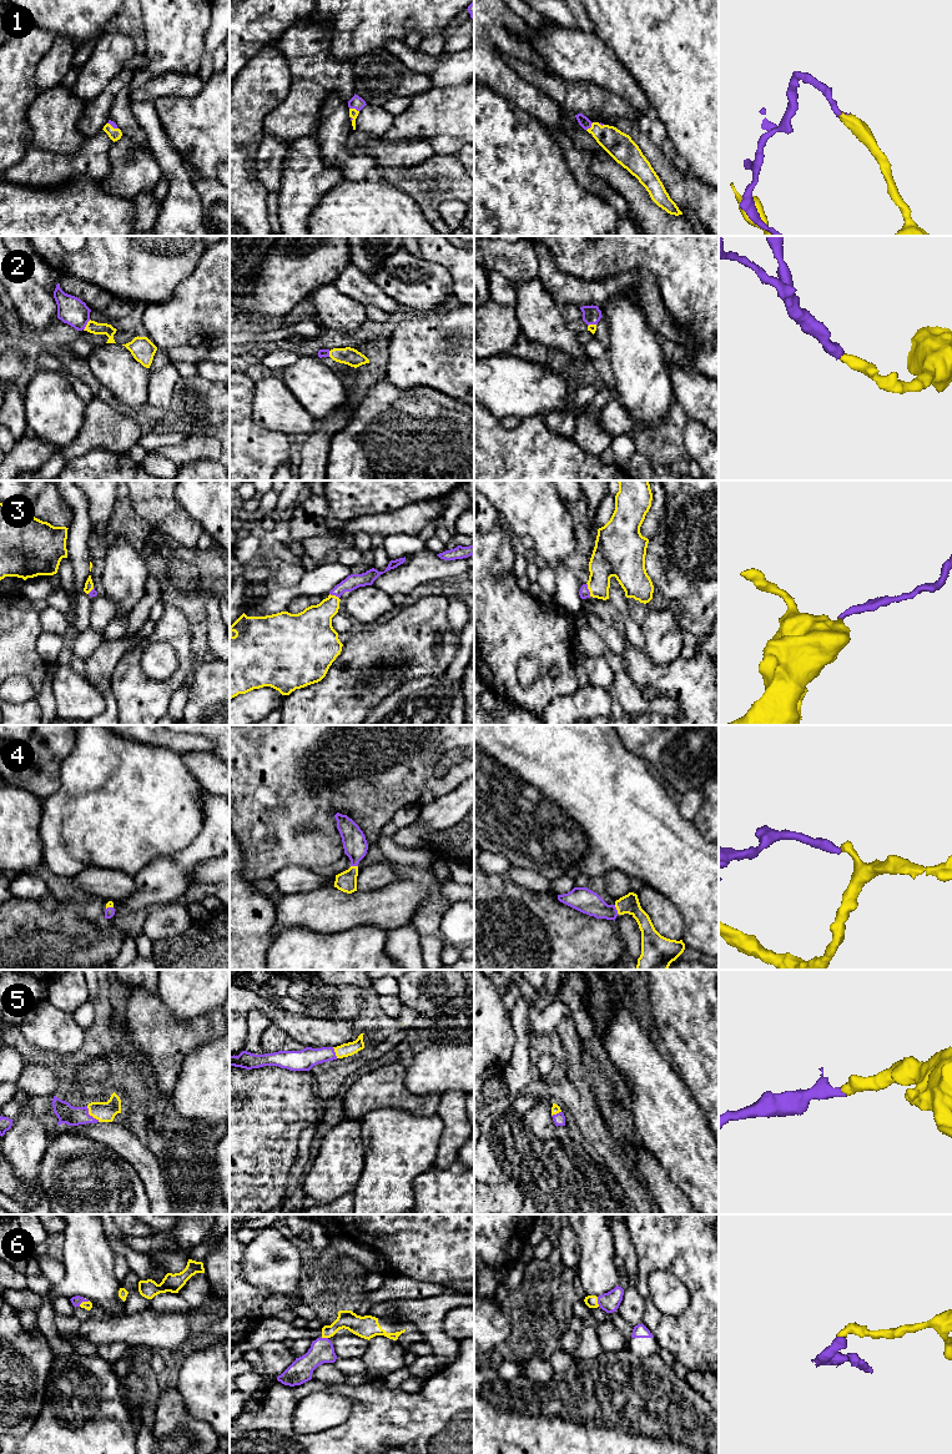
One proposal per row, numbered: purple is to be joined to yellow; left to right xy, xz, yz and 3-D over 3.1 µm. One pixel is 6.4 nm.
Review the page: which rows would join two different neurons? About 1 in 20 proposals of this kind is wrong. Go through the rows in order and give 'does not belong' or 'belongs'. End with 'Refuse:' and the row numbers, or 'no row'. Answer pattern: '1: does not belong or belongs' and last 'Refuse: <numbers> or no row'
1: belongs
2: belongs
3: belongs
4: belongs
5: belongs
6: belongs
Refuse: no row

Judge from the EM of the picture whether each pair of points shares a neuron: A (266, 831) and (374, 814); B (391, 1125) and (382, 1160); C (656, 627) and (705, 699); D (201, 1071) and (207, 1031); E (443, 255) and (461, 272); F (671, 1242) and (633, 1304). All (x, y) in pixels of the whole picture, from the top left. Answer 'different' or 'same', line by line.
A: same
B: same
C: different
D: different
E: same
F: different

